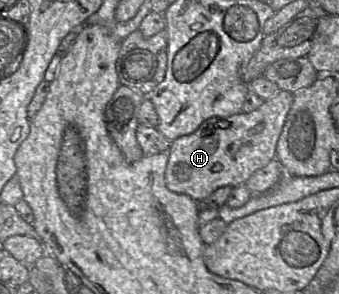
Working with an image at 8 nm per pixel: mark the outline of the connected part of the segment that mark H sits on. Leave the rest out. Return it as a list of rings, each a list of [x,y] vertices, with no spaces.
[[[280,90],[251,113],[208,119],[195,132],[174,140],[165,171],[166,187],[201,201],[220,187],[245,185],[257,170],[276,159],[277,142],[293,101],[293,93]]]

